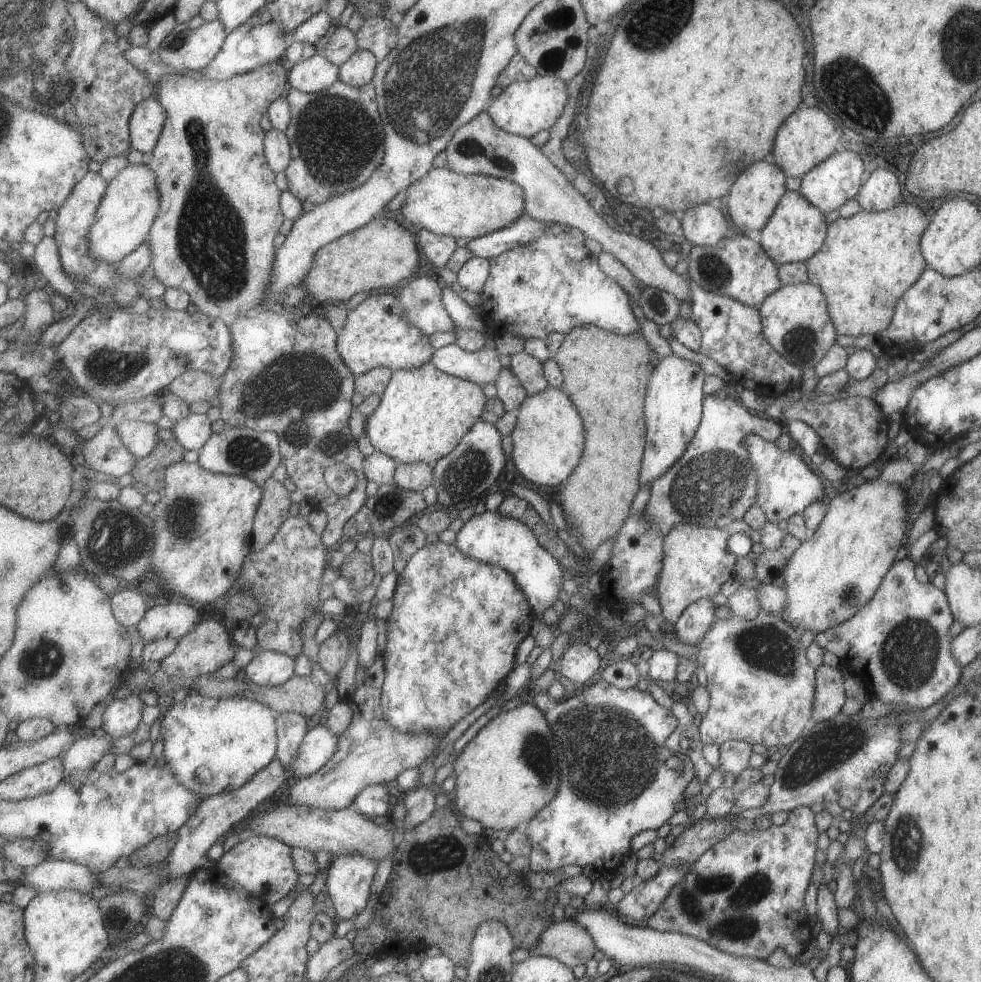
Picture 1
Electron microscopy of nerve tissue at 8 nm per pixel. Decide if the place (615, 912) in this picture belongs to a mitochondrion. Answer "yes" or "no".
no

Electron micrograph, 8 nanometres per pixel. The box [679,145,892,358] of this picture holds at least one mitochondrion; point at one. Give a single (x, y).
(713, 272)

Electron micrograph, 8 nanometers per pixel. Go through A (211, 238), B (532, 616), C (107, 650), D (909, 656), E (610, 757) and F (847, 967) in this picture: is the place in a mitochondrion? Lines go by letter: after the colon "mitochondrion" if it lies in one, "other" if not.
A: mitochondrion
B: other
C: other
D: mitochondrion
E: mitochondrion
F: other

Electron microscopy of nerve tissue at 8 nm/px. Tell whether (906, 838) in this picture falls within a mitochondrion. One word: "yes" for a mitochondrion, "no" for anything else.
yes

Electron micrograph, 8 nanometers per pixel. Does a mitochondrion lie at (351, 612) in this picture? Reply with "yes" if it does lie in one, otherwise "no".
no

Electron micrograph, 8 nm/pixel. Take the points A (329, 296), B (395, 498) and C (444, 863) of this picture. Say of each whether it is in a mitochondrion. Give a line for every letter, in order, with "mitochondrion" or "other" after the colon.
A: other
B: mitochondrion
C: other

